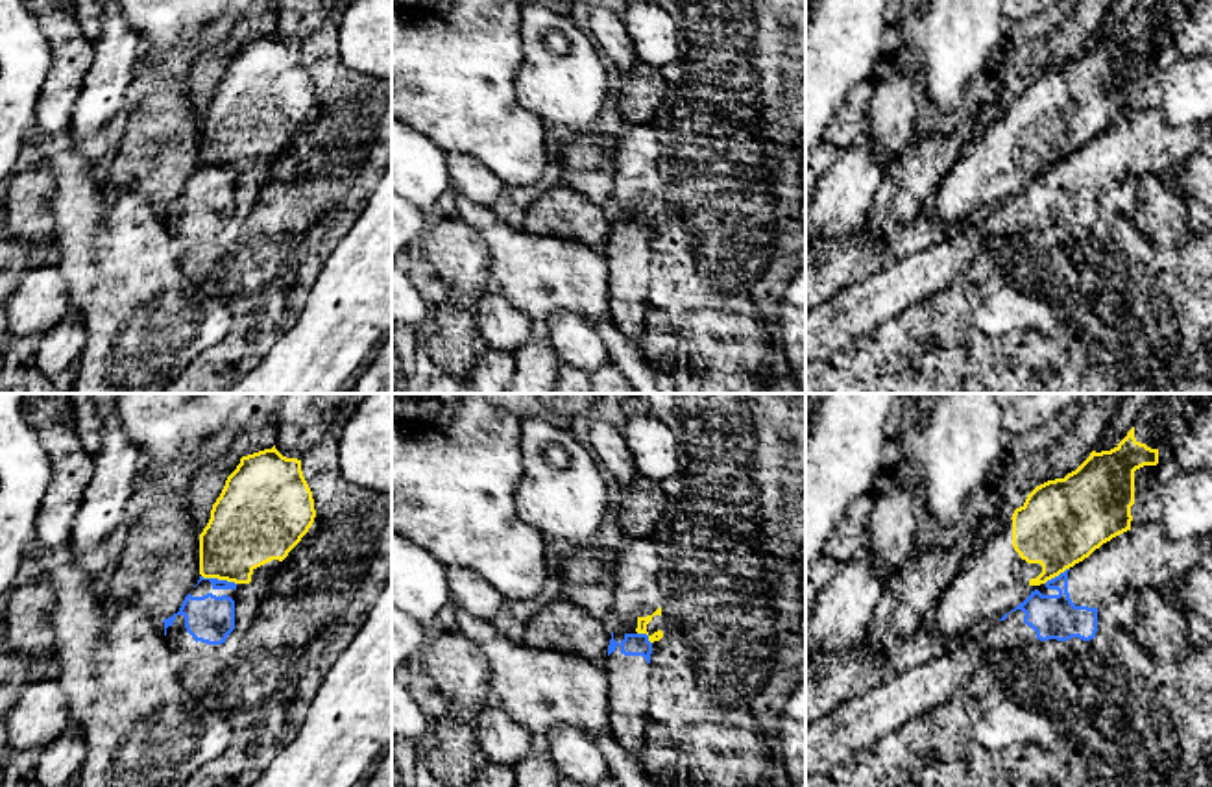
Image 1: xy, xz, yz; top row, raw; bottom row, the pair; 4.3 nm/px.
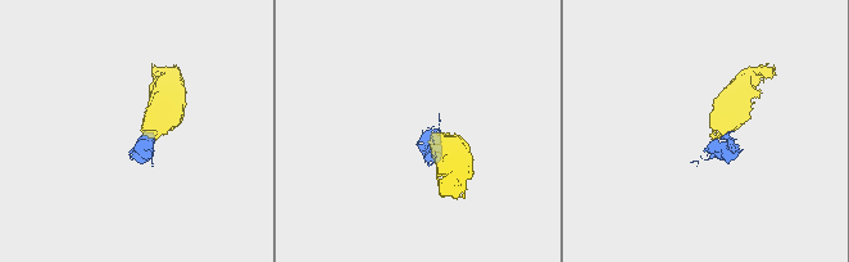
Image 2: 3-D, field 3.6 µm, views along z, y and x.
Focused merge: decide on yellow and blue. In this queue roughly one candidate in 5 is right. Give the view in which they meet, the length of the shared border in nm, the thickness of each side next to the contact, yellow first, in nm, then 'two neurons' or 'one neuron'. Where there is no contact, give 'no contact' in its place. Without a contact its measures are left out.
meets yellow in xy; contact 160 nm long; 340 nm thick on the yellow side, 50 nm on the other; two neurons

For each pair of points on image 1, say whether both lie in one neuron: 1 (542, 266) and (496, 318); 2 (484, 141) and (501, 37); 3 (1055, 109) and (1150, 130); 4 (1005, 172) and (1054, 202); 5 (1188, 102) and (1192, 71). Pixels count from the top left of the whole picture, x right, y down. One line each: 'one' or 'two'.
1: two
2: one
3: two
4: two
5: one

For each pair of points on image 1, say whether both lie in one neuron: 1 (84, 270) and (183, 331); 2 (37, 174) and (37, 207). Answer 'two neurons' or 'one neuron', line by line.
1: one neuron
2: one neuron

